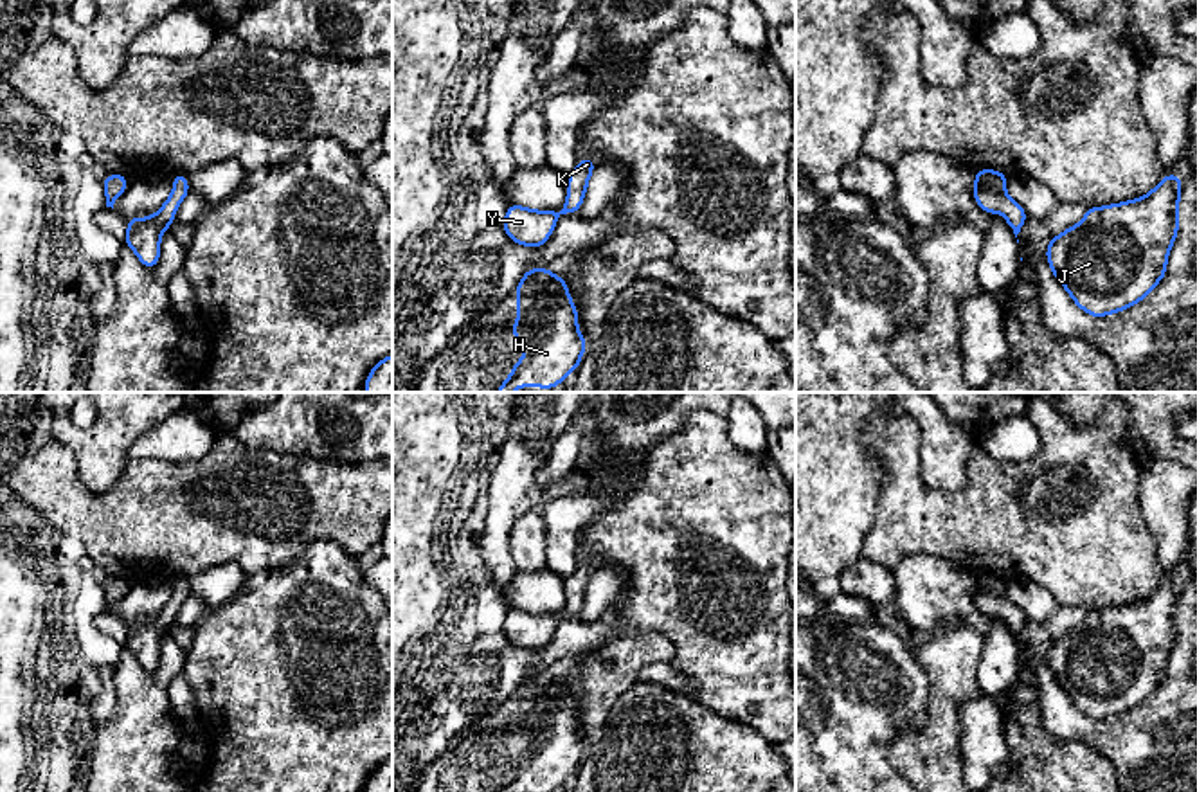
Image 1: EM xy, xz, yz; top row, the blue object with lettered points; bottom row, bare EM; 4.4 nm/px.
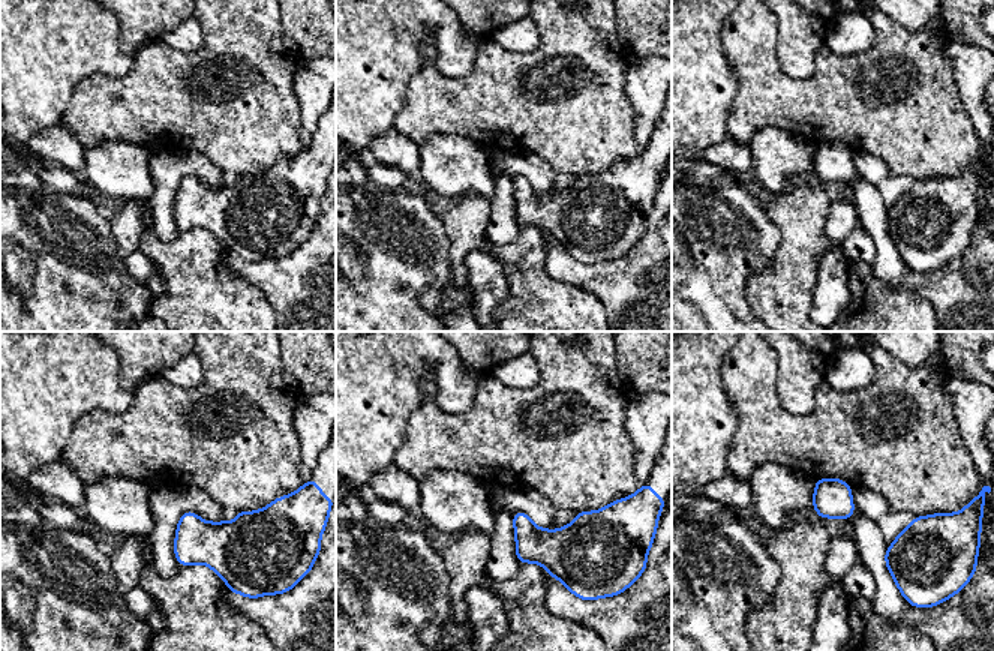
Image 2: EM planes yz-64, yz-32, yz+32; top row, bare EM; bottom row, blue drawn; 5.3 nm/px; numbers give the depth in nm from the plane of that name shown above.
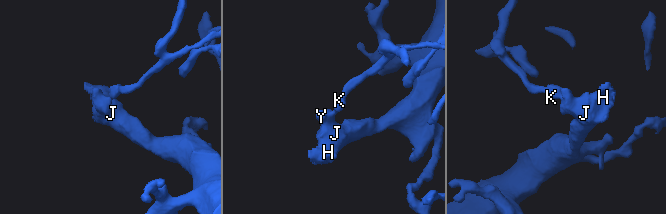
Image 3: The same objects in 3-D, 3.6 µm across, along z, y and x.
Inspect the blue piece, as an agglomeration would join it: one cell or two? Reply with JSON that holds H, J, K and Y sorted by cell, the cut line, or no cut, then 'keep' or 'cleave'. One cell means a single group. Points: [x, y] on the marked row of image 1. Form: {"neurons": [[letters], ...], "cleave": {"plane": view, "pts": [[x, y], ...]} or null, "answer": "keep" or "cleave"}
{"neurons": [["H", "J", "K", "Y"]], "cleave": null, "answer": "keep"}

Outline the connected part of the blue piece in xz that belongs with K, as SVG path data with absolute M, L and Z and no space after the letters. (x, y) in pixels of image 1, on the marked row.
M581 158L574 171L567 176L567 202L562 211L535 211L517 203L509 203L502 221L504 232L518 245L542 247L547 243L558 218L574 214L585 198L587 184L596 167L590 158Z

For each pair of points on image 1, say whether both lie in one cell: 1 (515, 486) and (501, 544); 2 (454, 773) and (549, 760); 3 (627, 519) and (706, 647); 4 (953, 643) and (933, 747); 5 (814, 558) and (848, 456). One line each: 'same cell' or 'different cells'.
1: same cell
2: same cell
3: same cell
4: same cell
5: same cell

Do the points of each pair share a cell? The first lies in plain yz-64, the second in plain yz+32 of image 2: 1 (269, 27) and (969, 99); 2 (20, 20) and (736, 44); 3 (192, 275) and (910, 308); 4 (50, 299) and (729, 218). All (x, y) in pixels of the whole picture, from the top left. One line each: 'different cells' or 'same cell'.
1: different cells
2: different cells
3: same cell
4: same cell

